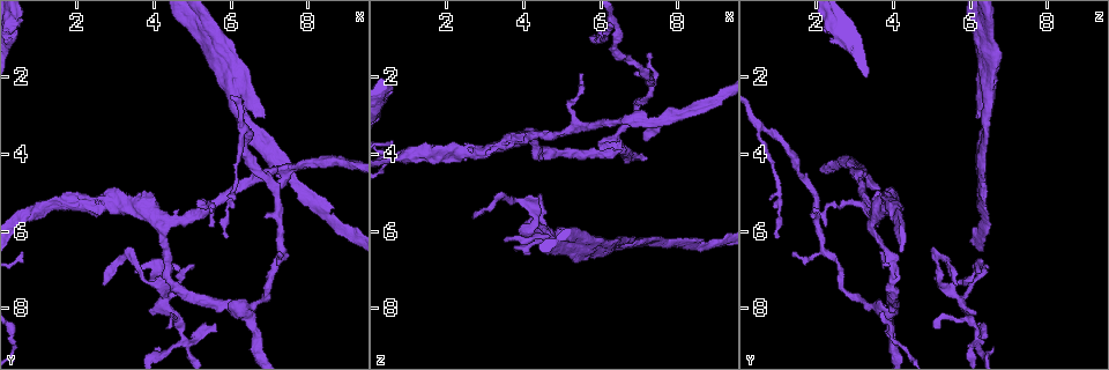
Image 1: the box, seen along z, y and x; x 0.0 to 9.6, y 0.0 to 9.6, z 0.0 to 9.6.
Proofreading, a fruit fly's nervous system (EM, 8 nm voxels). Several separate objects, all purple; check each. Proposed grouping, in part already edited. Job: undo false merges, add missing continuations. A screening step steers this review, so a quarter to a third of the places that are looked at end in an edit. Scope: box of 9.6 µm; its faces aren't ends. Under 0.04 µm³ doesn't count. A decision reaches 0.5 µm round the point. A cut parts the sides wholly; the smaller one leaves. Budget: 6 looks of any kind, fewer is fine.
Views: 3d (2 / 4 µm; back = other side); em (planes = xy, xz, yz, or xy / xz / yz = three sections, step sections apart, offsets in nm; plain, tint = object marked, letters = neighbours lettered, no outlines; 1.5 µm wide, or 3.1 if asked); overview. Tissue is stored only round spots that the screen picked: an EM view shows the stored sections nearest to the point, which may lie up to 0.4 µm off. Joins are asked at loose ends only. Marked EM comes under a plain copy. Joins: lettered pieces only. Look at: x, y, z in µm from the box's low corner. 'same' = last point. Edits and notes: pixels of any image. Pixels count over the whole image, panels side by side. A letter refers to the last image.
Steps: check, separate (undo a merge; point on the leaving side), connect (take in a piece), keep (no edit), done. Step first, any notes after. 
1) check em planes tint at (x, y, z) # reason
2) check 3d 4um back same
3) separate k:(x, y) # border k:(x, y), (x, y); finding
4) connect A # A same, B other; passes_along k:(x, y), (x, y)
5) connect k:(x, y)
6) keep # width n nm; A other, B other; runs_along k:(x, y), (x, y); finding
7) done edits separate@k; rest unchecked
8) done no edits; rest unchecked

check em yz step 8 letters at (5.55, 5.95, 2.25)

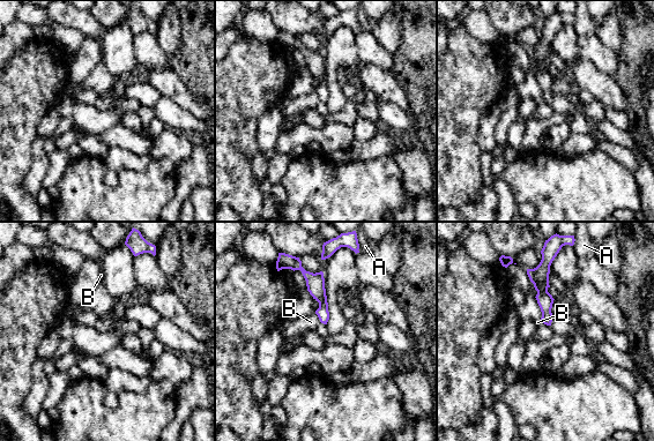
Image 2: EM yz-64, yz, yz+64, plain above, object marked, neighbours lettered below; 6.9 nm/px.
keep # width 80 nm; A other, B other; runs_along 2:(543, 263), (542, 294), (548, 321); no lettered piece goes on from it

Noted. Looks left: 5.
check em xz step 8 tint at (6.10, 8.05, 3.95) # three arms meet

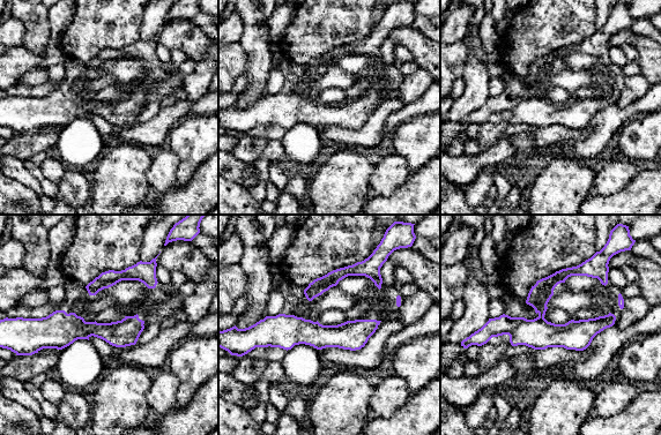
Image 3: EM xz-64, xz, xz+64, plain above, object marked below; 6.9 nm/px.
check em planes letters same

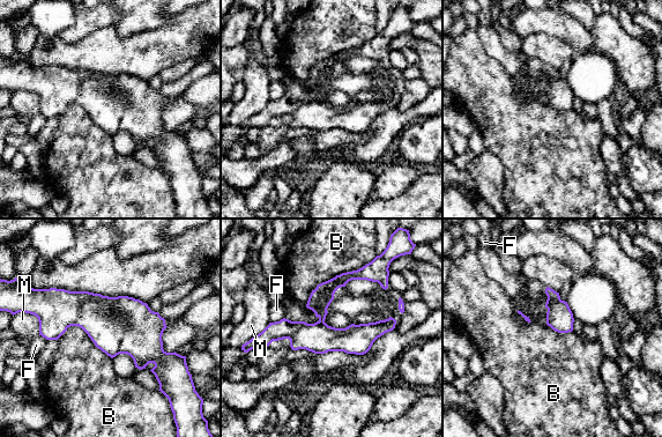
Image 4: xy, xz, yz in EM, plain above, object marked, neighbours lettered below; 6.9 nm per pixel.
keep # width 220 nm; B other, F other, M other; continuous, no second cell

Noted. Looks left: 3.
check em xy step 8 letters at (7.20, 6.65, 1.30) # thin end

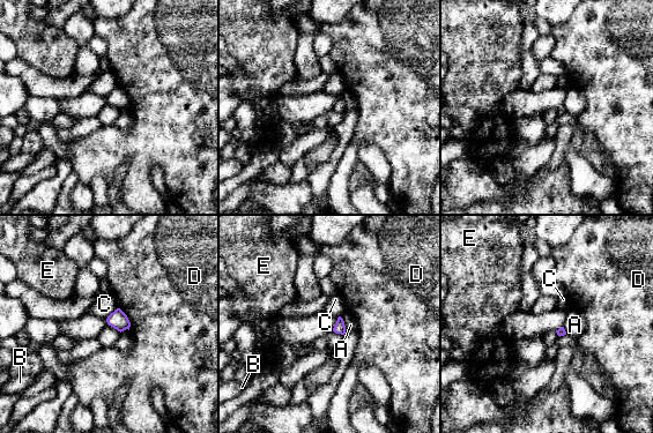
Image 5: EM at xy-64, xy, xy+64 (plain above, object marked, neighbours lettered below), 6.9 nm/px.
check em planes letters same

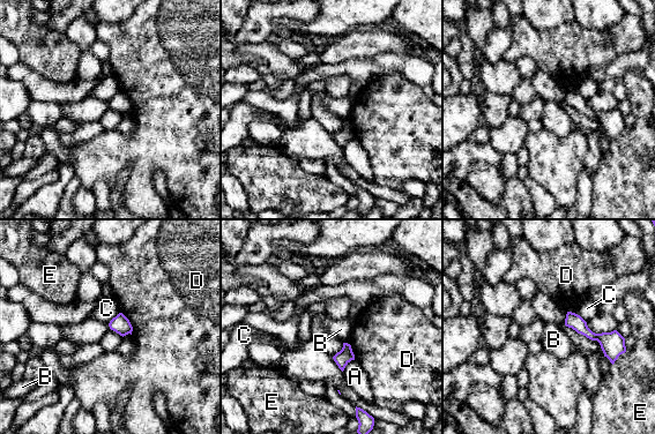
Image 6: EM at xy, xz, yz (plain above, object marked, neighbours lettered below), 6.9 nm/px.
keep # A other, B other, C other, D other, E other; border 6:(343, 342), (349, 344); no lettered piece goes on from it

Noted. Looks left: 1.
done no edits; rest unchecked

